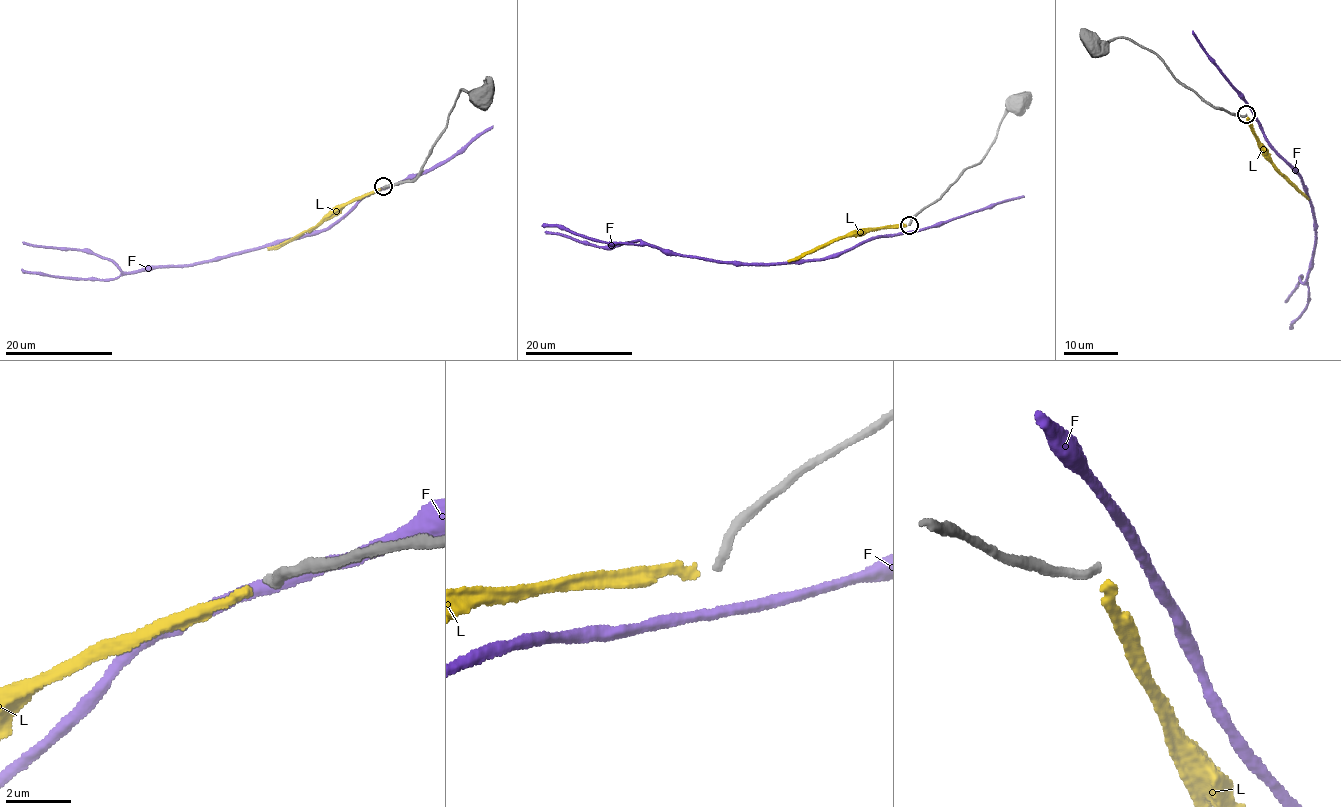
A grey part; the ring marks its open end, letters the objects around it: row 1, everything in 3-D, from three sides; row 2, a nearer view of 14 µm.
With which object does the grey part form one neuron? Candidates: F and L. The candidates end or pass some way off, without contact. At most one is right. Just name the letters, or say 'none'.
none

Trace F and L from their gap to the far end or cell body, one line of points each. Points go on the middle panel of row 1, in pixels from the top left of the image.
F: (909, 230), (860, 243), (821, 259), (765, 264), (667, 255), (641, 241), (602, 246), (584, 244), (545, 231)
L: (906, 226), (861, 232), (816, 246), (788, 262)

